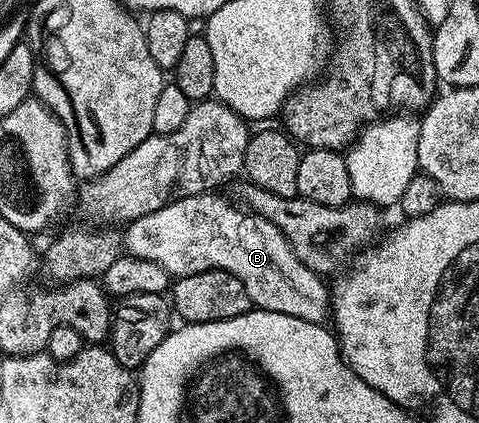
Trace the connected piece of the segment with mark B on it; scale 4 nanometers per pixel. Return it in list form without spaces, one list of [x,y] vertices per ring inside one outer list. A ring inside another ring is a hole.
[[[220,193],[196,194],[175,200],[147,216],[139,216],[134,222],[128,223],[123,230],[123,250],[130,258],[151,260],[159,264],[174,279],[183,276],[195,276],[208,270],[231,272],[247,288],[250,303],[258,310],[283,312],[287,316],[295,316],[299,320],[324,323],[331,314],[331,290],[324,286],[322,275],[315,273],[287,244],[283,232],[271,224],[263,216],[254,214],[248,208],[242,208],[236,201],[228,202],[220,198]]]

